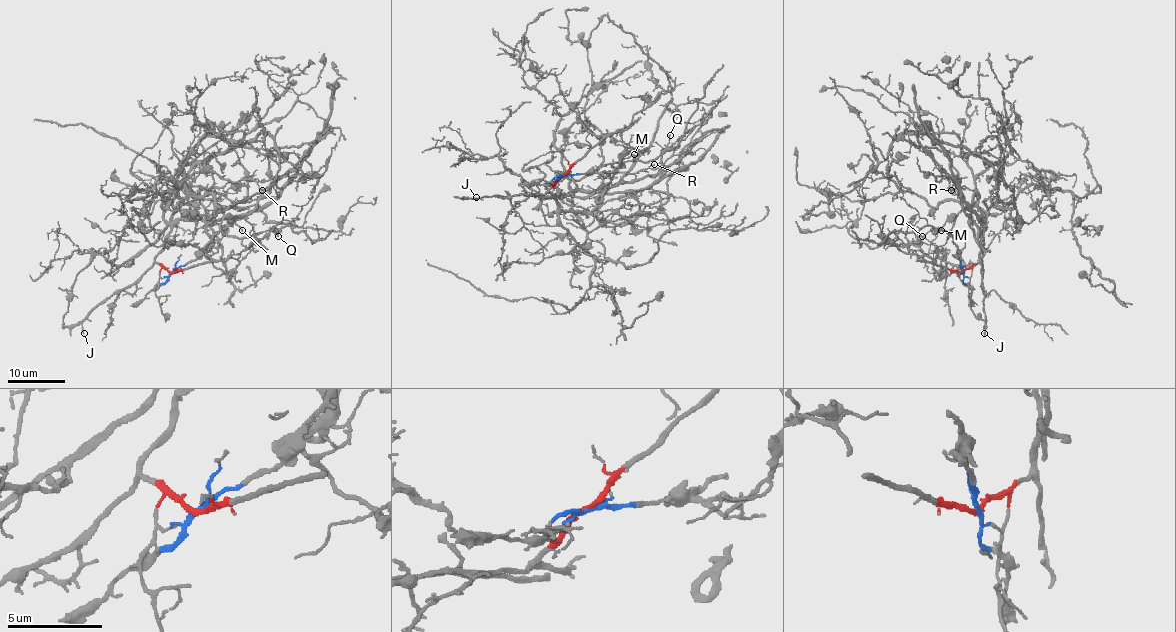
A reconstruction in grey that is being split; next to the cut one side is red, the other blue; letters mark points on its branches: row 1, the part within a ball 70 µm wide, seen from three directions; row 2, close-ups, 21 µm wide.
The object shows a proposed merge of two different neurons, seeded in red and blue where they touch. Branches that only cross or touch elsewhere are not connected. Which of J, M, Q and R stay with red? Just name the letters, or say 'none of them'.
J

